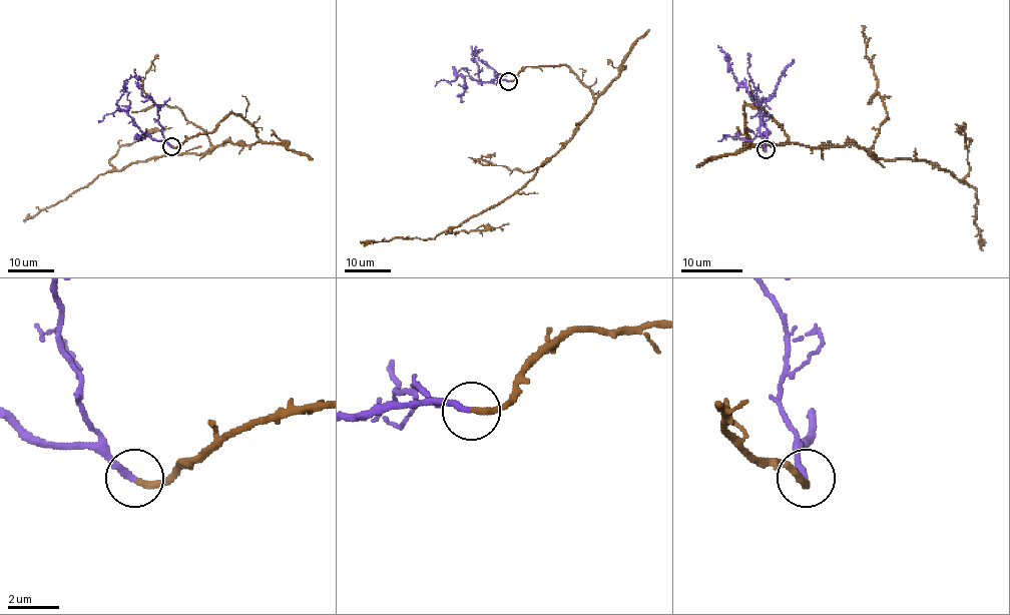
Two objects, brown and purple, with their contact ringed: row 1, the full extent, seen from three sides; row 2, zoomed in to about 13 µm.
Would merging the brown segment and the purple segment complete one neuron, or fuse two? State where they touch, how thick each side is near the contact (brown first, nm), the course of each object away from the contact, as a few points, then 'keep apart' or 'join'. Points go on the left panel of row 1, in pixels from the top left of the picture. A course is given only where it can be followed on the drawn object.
place (171, 146); calibres 260 and 260 nm; course brown (172, 146), (209, 133), (230, 113), (241, 115), (259, 140), (132, 162), (100, 173), (23, 220); course purple (172, 146), (153, 140), (116, 105), (127, 80), (134, 77); join

